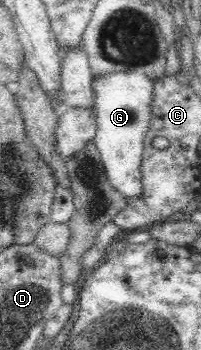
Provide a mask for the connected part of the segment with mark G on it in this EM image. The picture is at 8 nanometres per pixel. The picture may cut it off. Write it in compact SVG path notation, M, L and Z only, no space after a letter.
M139 70L114 72L92 81L96 97L96 132L94 143L104 164L109 182L125 198L141 194L140 164L144 153L144 138L150 129L154 79Z

